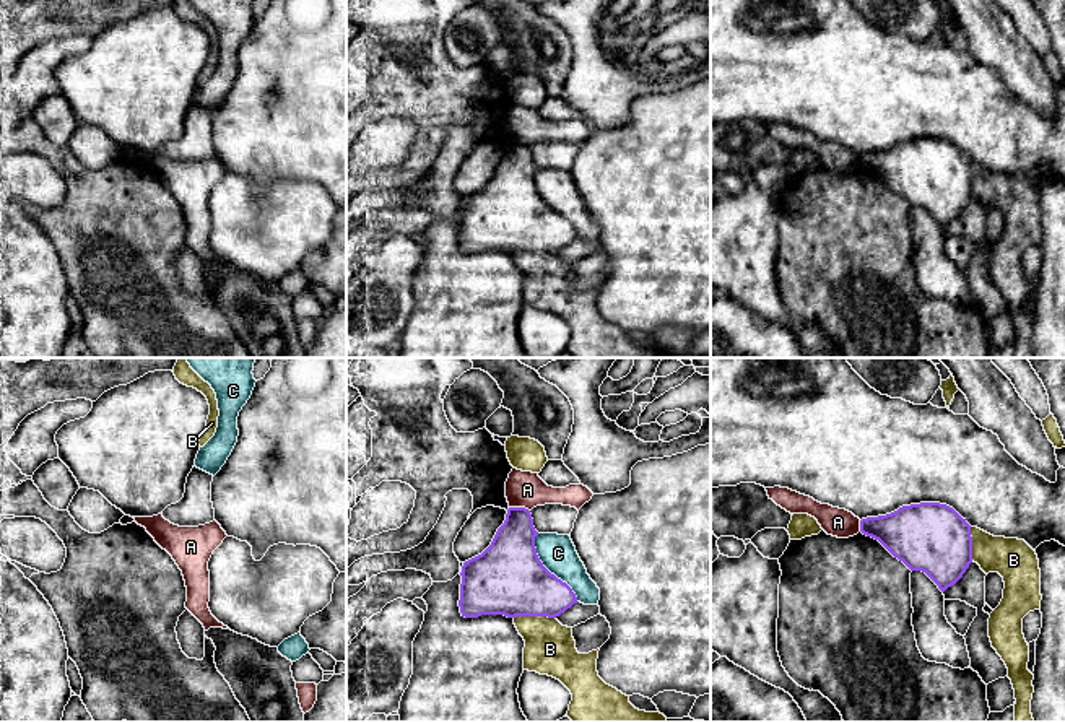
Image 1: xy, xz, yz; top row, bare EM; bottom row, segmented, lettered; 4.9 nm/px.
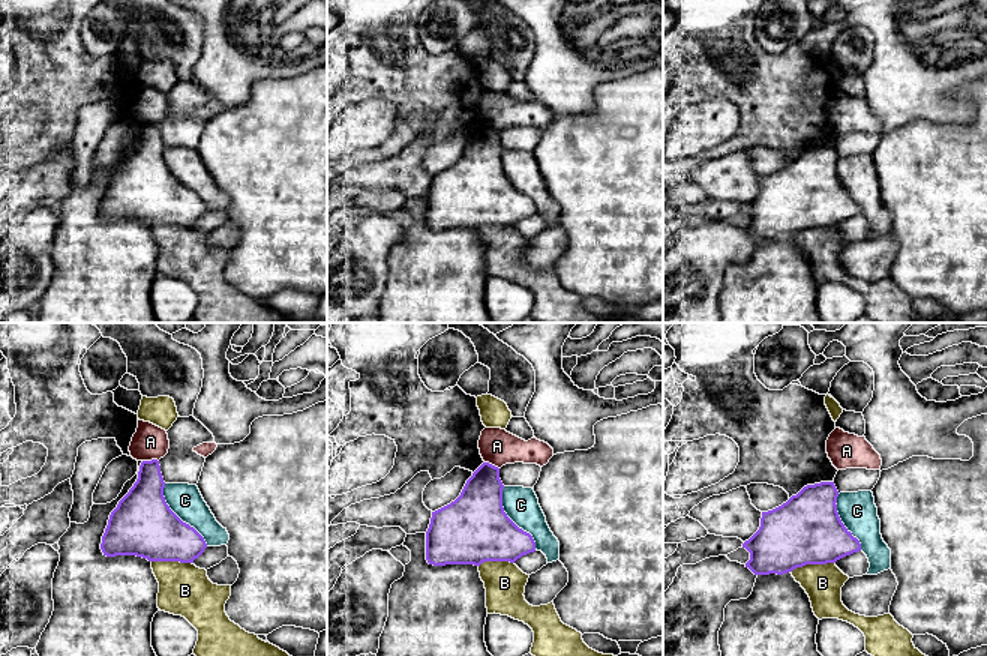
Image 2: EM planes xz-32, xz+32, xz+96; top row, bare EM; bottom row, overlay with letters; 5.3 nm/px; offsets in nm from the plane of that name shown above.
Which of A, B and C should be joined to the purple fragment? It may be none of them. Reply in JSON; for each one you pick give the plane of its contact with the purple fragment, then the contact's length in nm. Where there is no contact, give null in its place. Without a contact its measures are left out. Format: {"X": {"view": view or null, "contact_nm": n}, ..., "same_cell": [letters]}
{"same_cell": []}

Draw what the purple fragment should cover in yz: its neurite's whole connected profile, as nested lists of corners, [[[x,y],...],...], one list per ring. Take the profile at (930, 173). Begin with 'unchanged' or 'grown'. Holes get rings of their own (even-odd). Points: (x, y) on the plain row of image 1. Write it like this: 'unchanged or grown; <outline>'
unchanged; [[[920,138],[867,153],[860,156],[860,167],[878,176],[911,207],[925,208],[941,228],[972,198],[971,161],[946,140]]]

